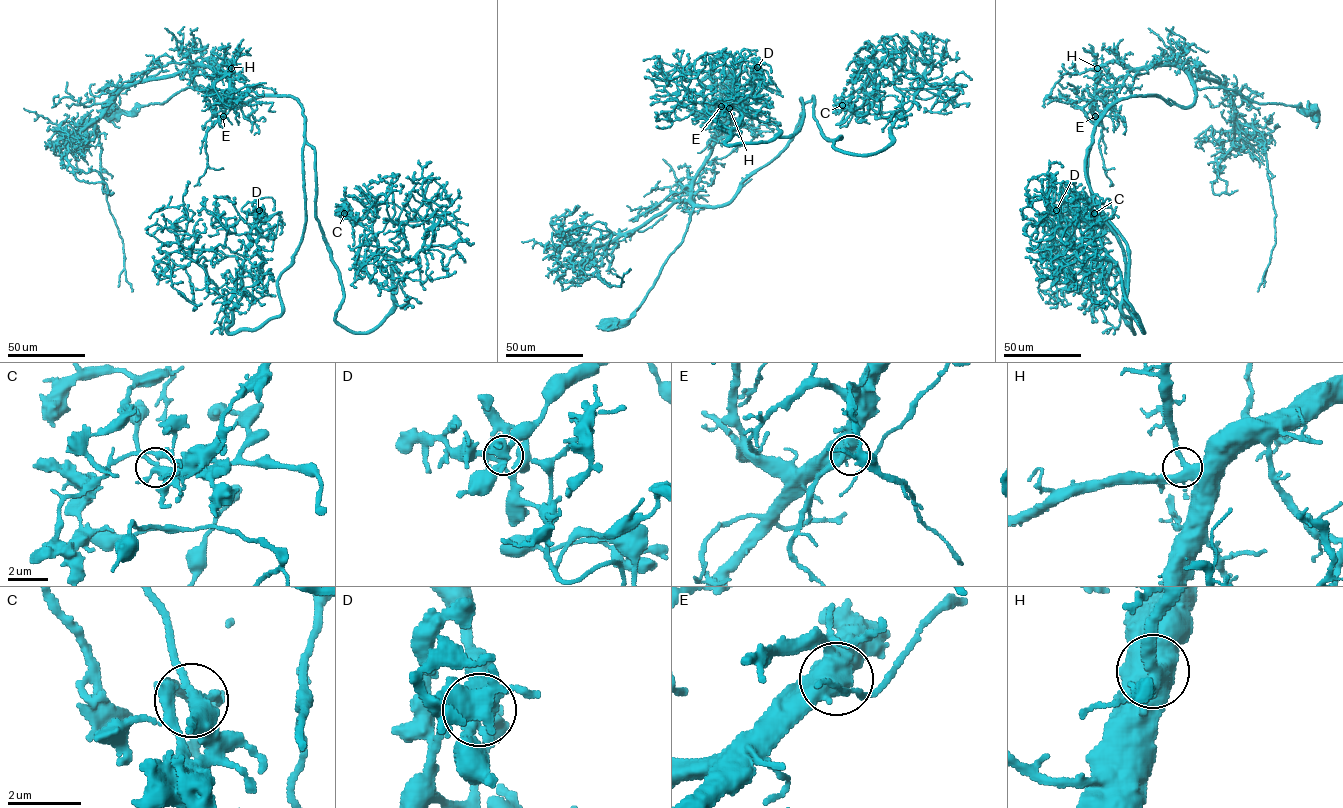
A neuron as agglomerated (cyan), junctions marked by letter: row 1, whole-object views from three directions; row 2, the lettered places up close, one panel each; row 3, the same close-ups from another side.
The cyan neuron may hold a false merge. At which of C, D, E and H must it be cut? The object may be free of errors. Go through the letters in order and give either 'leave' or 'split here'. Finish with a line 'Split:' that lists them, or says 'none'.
C: leave
D: split here
E: leave
H: leave
Split: D

